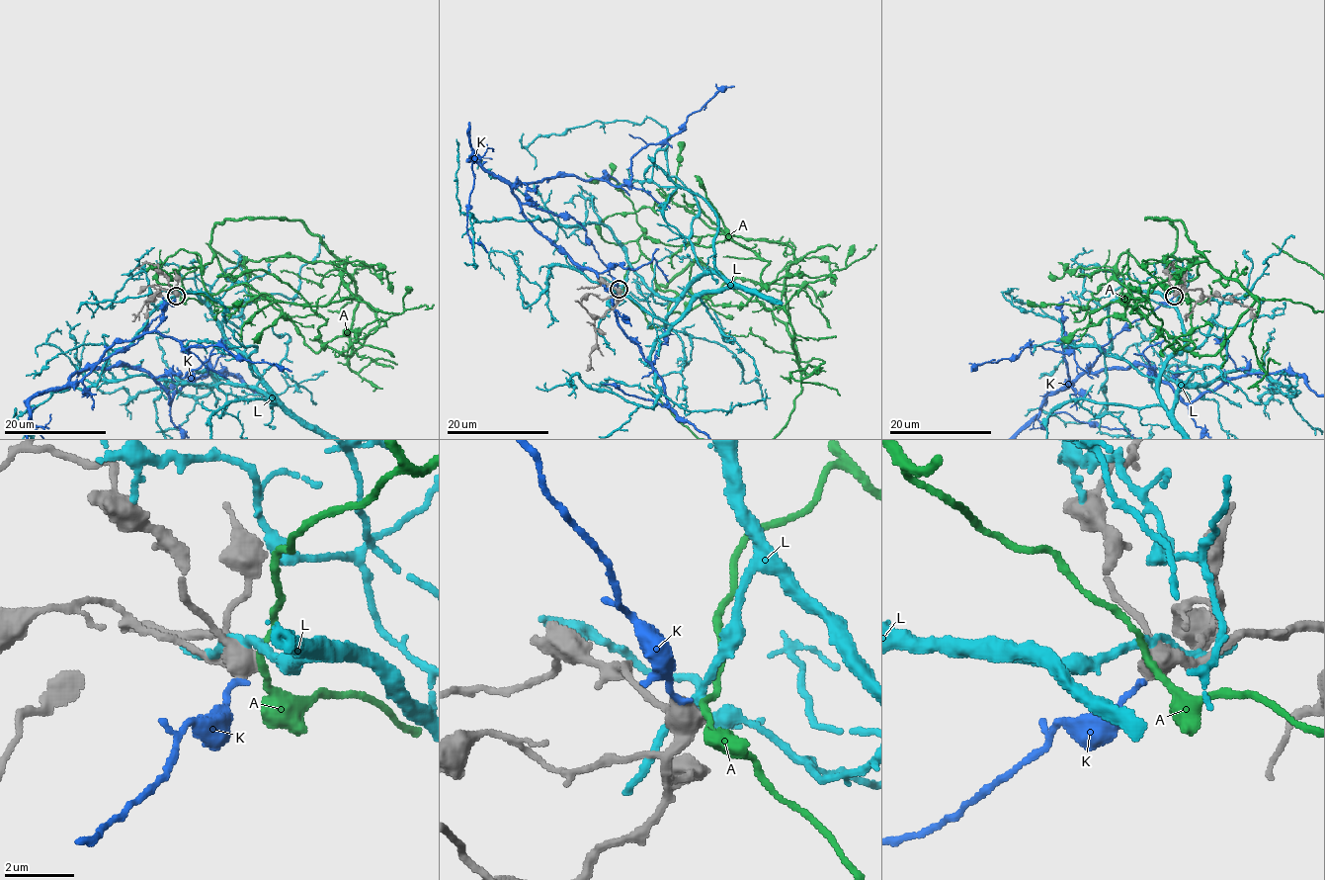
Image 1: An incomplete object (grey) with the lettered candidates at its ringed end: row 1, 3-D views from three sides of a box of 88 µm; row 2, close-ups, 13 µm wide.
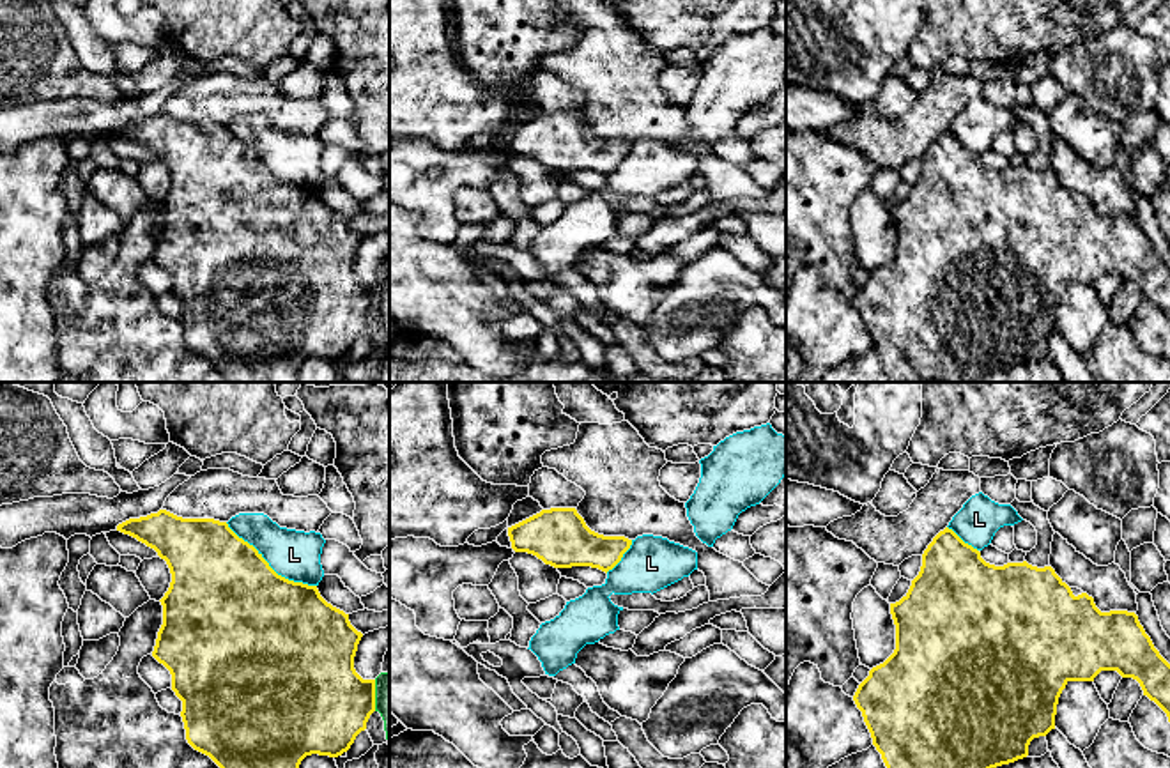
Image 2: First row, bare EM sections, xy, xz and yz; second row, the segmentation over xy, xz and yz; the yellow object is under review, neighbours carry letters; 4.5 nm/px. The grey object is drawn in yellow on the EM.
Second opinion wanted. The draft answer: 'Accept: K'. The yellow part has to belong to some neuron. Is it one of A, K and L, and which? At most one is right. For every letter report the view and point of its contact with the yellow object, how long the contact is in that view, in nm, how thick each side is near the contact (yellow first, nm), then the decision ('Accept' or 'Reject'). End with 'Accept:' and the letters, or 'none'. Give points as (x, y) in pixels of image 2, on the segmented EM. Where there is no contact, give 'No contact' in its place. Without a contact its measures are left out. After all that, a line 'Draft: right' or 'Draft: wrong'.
A: Touches yellow at xy (374, 696). Shared border 140 nm. Thickness 440 nm (yellow) against 130 nm. Reject
K: No contact. Reject
L: Touches yellow at xy (268, 565). Shared border 500 nm. Thickness 500 nm (yellow) against 220 nm. Reject
Accept: none
Draft: wrong

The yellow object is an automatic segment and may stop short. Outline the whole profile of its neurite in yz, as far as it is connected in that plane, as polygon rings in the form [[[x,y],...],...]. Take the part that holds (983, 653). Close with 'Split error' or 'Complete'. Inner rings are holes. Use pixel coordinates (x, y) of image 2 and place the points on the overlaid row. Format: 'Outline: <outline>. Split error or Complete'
Outline: [[[945,527],[924,550],[920,572],[912,580],[908,593],[899,602],[890,603],[890,614],[896,625],[896,649],[883,664],[869,671],[869,676],[858,685],[853,695],[871,733],[873,745],[828,768],[997,768],[1014,763],[1028,756],[1028,745],[1034,738],[1046,736],[1055,729],[1057,704],[1066,685],[1069,681],[1094,681],[1101,671],[1117,671],[1122,678],[1136,680],[1143,695],[1154,701],[1170,722],[1170,664],[1154,648],[1138,616],[1128,611],[1101,612],[1087,593],[1074,596],[1051,566],[1037,568],[1027,561],[1007,563],[1004,566],[989,564],[981,557],[977,549]]]. Split error

